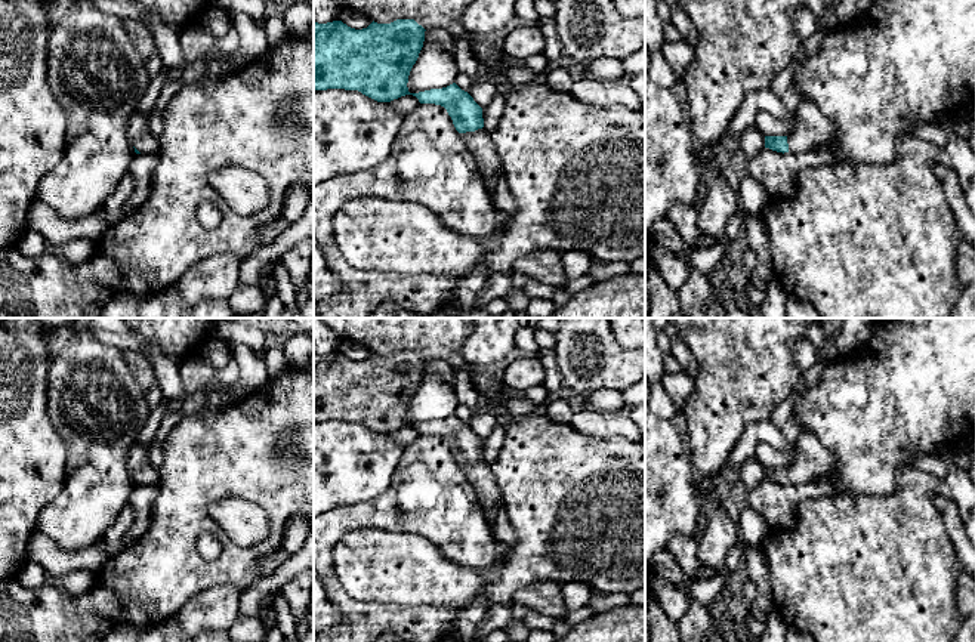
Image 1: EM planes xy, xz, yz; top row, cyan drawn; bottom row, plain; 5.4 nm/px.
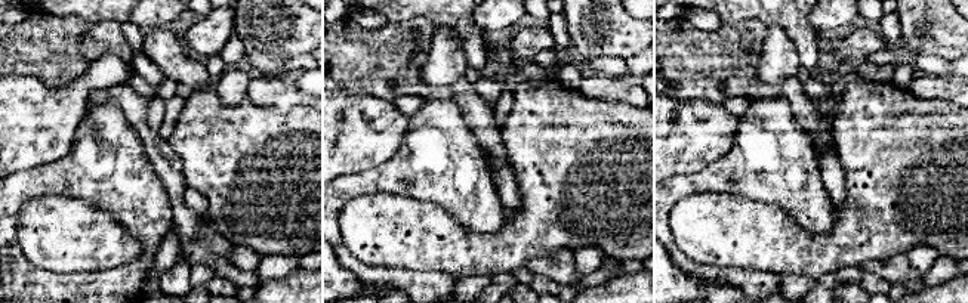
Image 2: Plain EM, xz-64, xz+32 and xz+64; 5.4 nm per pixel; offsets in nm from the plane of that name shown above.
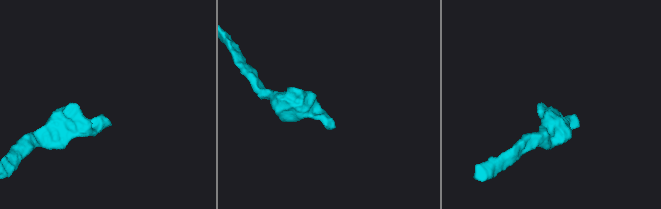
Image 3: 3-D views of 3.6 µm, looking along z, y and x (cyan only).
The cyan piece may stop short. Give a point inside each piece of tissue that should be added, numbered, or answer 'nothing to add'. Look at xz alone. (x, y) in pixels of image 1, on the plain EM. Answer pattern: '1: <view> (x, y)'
1: xz (480, 475)

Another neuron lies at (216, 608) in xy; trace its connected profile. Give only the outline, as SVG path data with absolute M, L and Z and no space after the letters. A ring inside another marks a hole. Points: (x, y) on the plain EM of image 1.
M223 584L192 596L175 615L188 642L206 629L228 630L240 615L243 593L240 587Z

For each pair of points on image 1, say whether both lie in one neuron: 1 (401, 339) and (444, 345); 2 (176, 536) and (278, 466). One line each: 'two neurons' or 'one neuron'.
1: one neuron
2: one neuron

